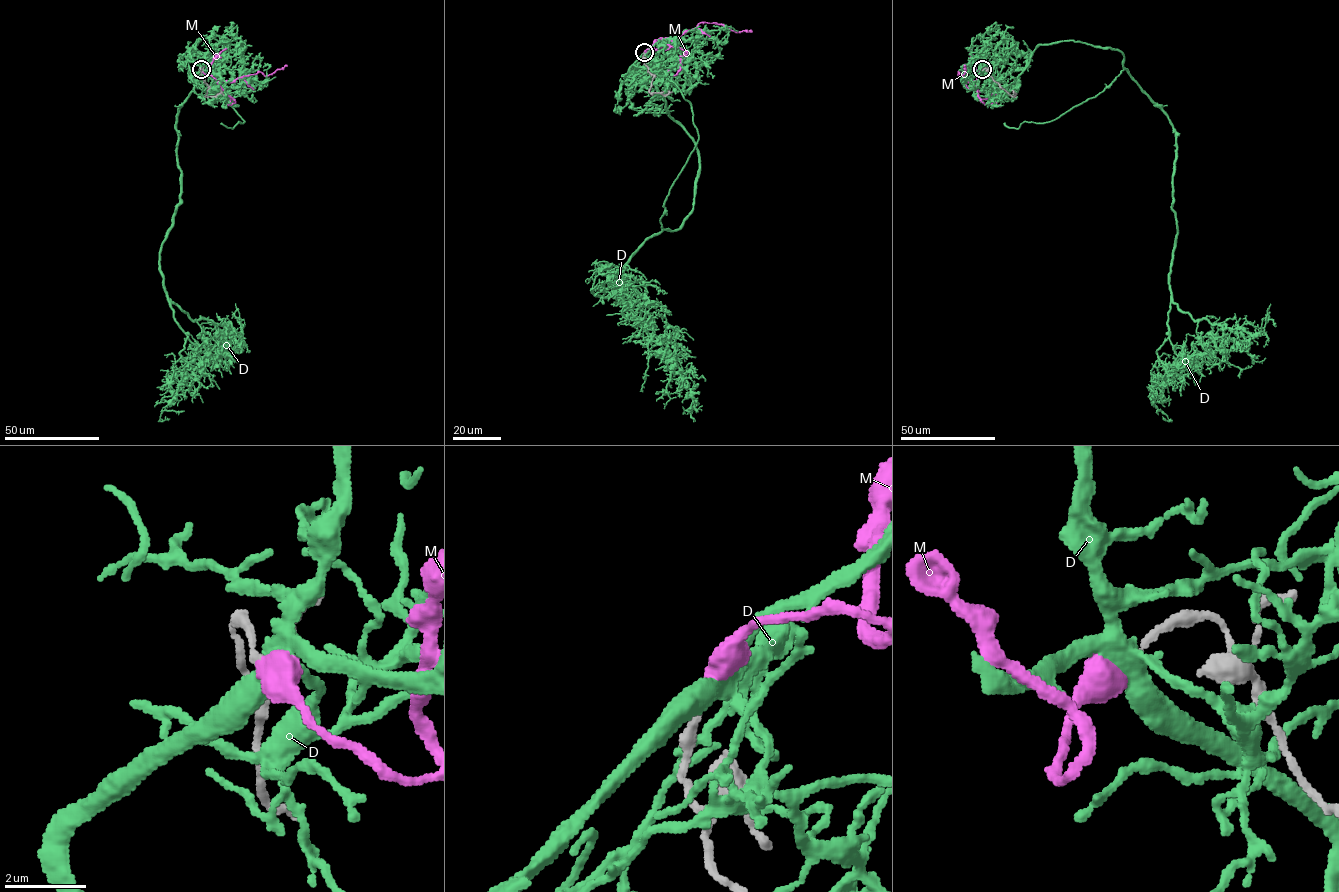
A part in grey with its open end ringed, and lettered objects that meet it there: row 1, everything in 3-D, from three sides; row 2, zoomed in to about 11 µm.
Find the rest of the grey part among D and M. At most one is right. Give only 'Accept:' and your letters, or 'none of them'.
Accept: M

